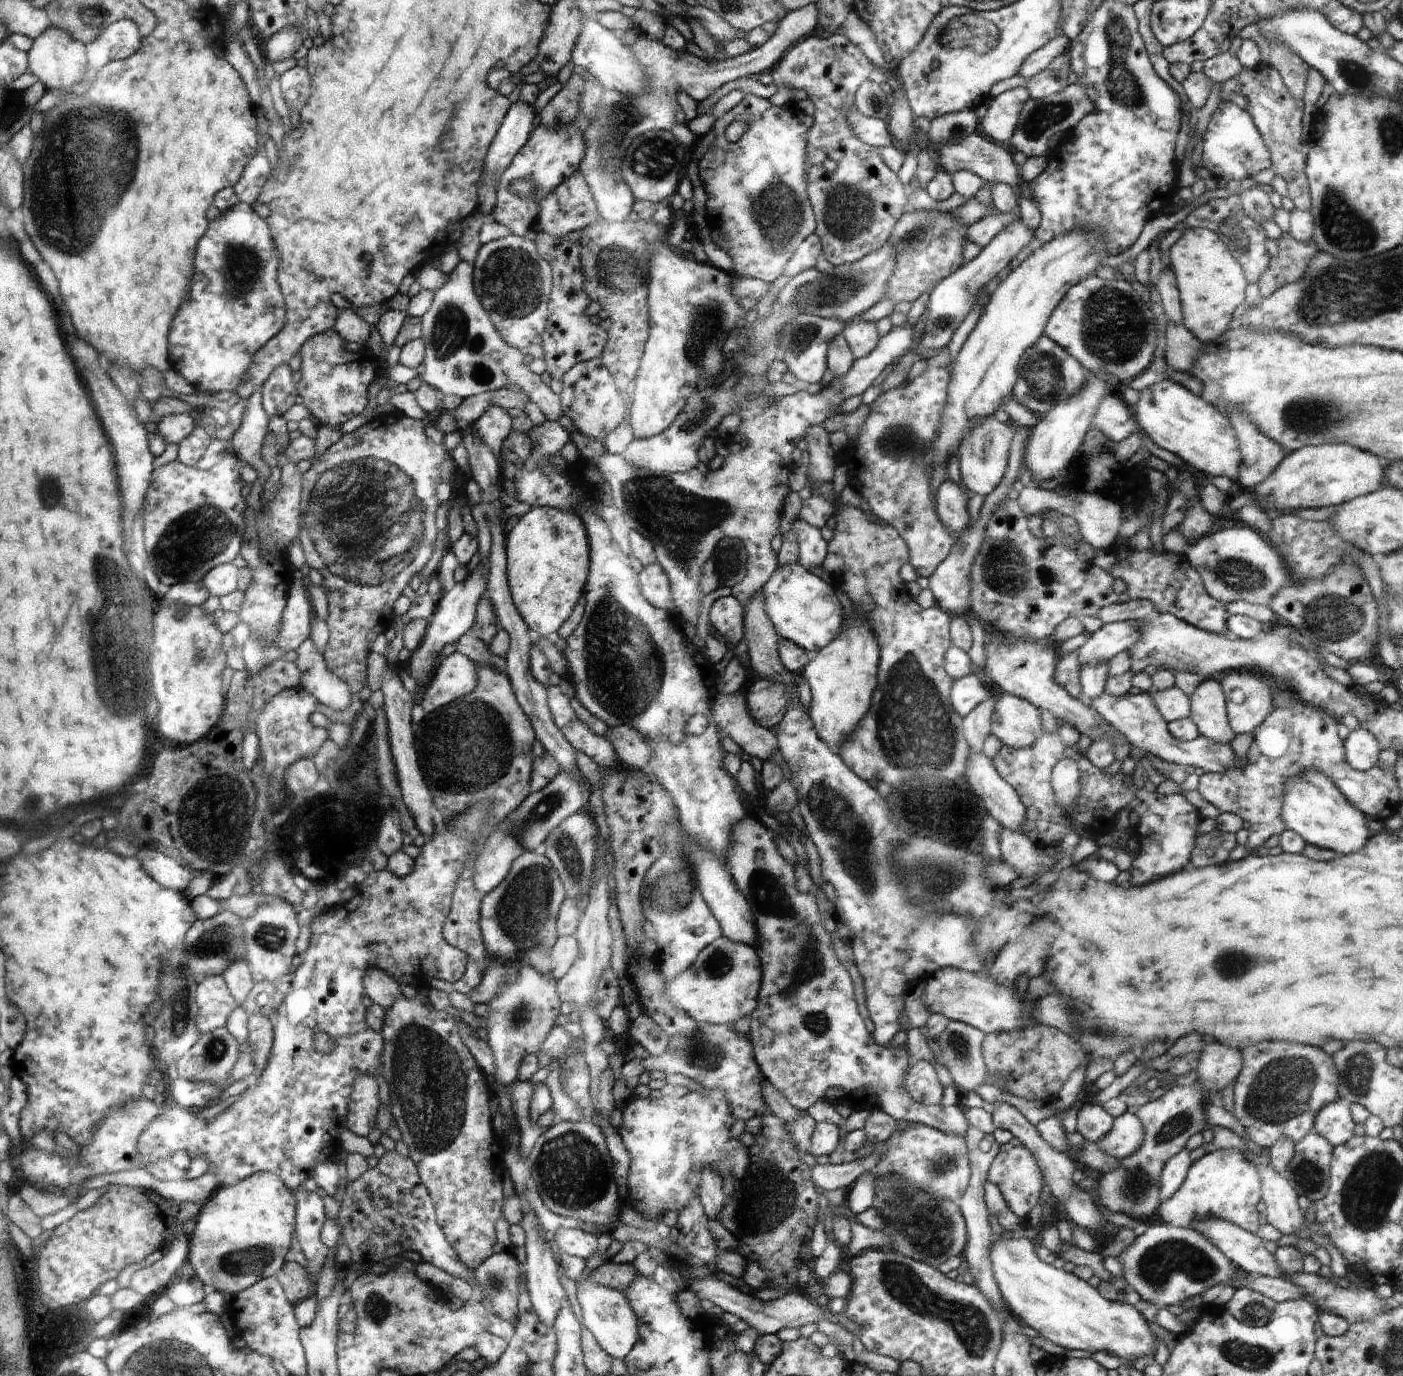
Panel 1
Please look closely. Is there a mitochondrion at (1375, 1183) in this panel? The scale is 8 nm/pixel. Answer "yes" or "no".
yes

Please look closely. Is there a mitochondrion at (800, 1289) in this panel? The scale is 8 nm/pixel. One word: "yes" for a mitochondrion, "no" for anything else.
no

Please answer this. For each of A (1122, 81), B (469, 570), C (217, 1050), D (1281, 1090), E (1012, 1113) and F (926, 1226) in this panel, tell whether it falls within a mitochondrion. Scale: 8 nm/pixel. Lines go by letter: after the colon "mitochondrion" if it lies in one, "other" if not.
A: mitochondrion
B: other
C: mitochondrion
D: mitochondrion
E: other
F: mitochondrion

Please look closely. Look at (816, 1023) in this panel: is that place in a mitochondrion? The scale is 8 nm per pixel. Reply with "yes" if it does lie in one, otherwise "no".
yes

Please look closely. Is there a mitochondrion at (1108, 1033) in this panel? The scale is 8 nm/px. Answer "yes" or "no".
yes

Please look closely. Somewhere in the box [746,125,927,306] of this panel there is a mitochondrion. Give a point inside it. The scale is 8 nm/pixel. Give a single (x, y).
(777, 211)

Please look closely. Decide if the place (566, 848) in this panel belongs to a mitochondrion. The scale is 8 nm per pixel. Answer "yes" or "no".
yes

